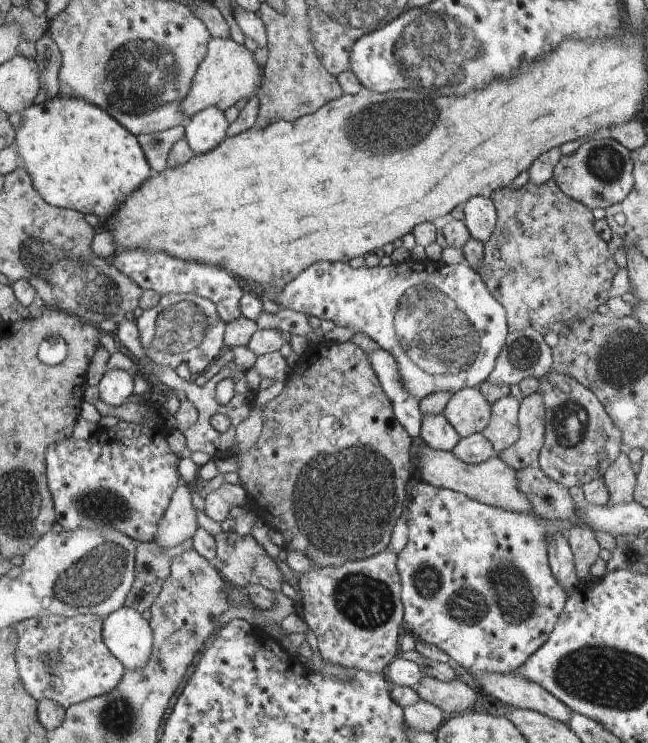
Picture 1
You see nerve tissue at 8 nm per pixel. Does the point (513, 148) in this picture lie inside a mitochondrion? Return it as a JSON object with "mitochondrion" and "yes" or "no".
{"mitochondrion":"no"}

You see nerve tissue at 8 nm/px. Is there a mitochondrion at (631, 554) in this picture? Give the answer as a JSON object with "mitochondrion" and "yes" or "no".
{"mitochondrion":"yes"}

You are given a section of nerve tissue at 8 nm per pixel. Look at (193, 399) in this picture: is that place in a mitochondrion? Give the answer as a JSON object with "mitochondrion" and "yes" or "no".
{"mitochondrion":"no"}

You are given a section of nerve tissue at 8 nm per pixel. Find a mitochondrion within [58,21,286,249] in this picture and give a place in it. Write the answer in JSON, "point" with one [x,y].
{"point":[142,73]}

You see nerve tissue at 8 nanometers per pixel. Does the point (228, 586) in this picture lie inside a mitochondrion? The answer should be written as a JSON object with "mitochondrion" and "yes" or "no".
{"mitochondrion":"no"}

